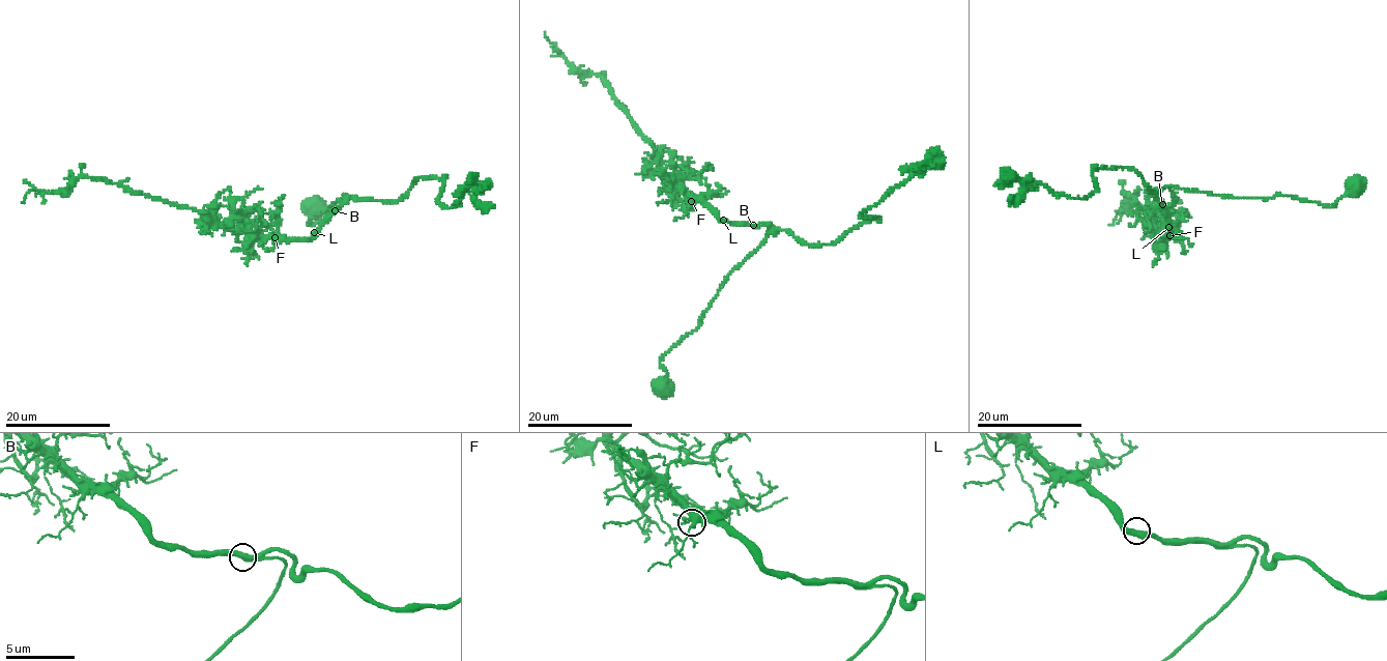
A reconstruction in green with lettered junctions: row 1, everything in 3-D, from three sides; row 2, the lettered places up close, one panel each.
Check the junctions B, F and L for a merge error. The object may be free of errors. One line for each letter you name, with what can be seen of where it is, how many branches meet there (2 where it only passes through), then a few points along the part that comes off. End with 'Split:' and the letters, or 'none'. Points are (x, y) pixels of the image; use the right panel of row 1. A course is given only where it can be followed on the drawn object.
Split: none

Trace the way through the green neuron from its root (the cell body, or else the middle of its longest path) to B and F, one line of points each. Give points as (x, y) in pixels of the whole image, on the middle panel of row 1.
B: (724, 223), (753, 226)
F: (724, 223), (701, 202), (691, 201)

